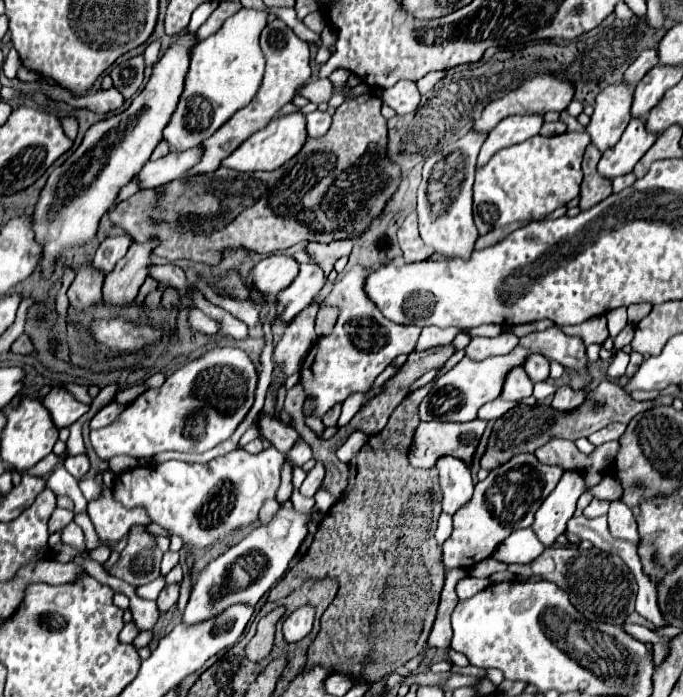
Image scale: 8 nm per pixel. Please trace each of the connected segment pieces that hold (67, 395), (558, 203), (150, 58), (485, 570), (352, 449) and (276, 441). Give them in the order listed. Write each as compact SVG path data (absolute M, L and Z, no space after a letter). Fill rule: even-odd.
M54 387L46 397L44 397L44 405L52 415L52 421L58 429L62 427L70 427L74 425L84 413L88 413L88 405L80 403L70 391L66 391L64 387Z
M566 131L556 137L530 137L520 145L502 149L494 153L494 157L484 165L476 169L476 181L474 181L474 223L478 227L478 233L484 235L496 227L514 223L514 221L540 221L554 209L566 205L580 193L582 183L582 155L586 145L590 143L590 135L586 131Z
M154 41L144 52L145 67L152 67L157 63L158 54L160 50L160 42Z
M488 557L488 559L480 561L480 563L476 563L476 565L470 569L470 575L472 575L472 577L478 577L478 579L486 579L486 577L490 577L490 575L496 573L496 571L506 571L506 567L508 567L508 565L496 561L496 559L492 559L492 557Z
M354 431L348 439L346 439L346 443L338 449L338 459L340 461L344 461L344 463L348 463L360 449L362 449L362 445L368 441L368 435L364 435L362 431Z
M260 411L256 423L258 423L260 435L282 453L288 453L296 445L296 441L300 439L300 435L294 427L282 423L274 415L266 415L264 411Z

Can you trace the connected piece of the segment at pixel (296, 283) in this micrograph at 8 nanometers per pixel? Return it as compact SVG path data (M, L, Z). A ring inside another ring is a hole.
M316 263L300 265L298 277L276 297L276 317L284 323L290 323L304 307L314 301L324 283L326 279Z

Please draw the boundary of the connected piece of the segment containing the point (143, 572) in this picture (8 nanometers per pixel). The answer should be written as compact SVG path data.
M134 525L128 531L128 545L120 553L118 563L106 571L134 587L140 587L160 575L160 559L162 551L158 549L154 535L142 525Z

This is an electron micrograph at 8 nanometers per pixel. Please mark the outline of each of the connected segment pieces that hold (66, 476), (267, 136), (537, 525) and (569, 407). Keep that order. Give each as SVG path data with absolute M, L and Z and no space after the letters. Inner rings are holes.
M58 465L50 473L50 479L48 479L46 487L52 489L56 497L58 495L68 495L74 501L74 514L86 511L88 502L84 499L80 487L78 487L78 481L64 469L64 465Z
M300 111L284 117L274 117L264 129L250 135L230 157L226 157L222 165L236 171L274 171L282 167L286 161L290 161L302 149L304 141L306 141L306 121Z
M564 471L556 489L536 511L536 519L532 525L544 547L552 547L558 535L566 531L566 523L574 515L578 497L590 490L586 483L582 483L582 475L578 475L578 471Z
M562 385L556 395L554 395L554 401L552 401L552 407L556 411L562 411L562 413L570 413L574 409L578 409L582 403L584 403L584 391L570 391L568 385Z

